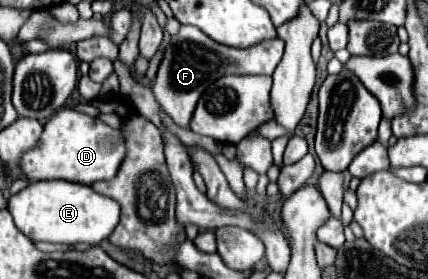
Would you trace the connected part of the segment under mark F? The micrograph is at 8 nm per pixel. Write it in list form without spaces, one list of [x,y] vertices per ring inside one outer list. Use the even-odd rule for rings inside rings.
[[[182,25],[176,35],[170,37],[170,43],[164,49],[164,57],[156,79],[152,83],[152,93],[162,111],[166,111],[174,123],[182,129],[188,129],[190,115],[194,113],[196,101],[208,83],[214,83],[220,75],[272,75],[284,55],[284,41],[274,37],[252,45],[248,49],[224,47],[204,35],[192,25]]]

